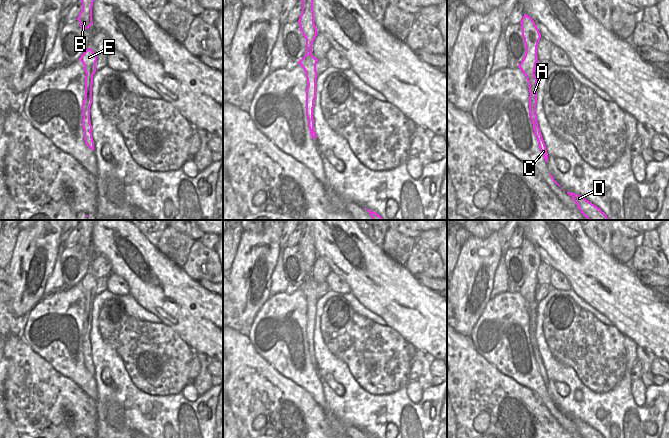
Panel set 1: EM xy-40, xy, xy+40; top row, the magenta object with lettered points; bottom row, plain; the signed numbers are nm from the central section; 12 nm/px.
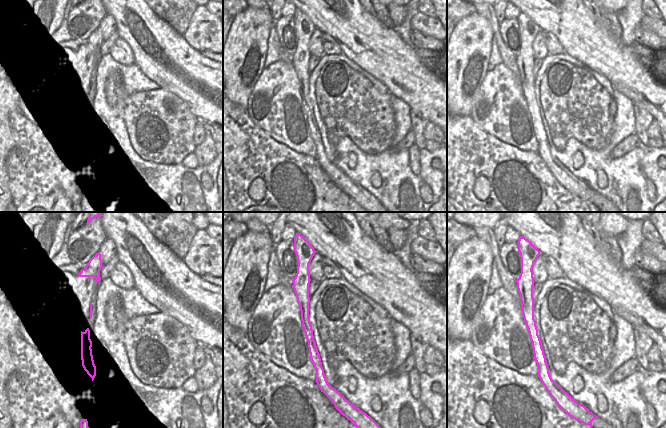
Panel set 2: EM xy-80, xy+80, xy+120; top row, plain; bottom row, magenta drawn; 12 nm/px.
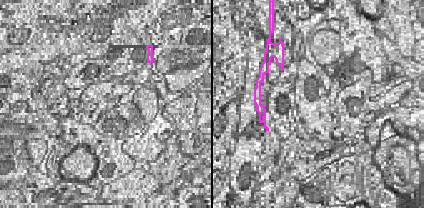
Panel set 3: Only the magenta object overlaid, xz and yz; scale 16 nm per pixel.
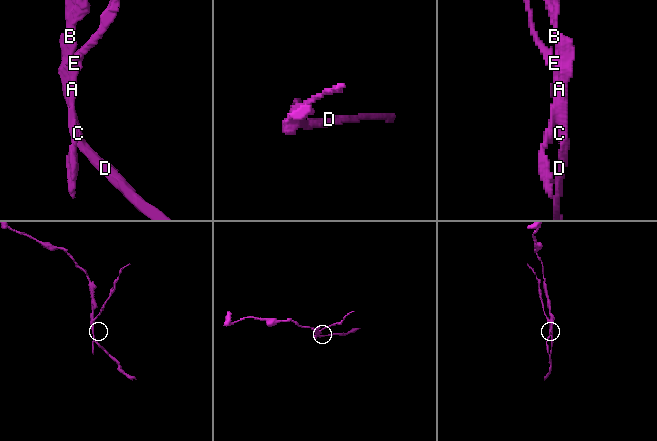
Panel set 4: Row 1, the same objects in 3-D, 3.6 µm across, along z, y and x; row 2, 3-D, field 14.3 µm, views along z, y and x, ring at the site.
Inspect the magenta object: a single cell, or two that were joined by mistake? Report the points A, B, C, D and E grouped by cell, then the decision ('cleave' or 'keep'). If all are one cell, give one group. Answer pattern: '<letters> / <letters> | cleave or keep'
A E / B C D | cleave

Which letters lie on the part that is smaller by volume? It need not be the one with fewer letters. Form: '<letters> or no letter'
A, E

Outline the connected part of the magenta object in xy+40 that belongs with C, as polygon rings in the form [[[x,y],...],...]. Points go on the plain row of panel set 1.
[[[532,345],[532,348],[533,348],[533,354],[534,354],[534,358],[537,362],[537,365],[538,365],[538,370],[540,372],[540,375],[545,383],[545,386],[547,386],[548,384],[548,377],[546,375],[546,370],[545,370],[545,367],[544,367],[544,364],[542,362],[542,358],[540,356],[540,352],[538,350],[538,346],[535,348],[534,345]]]

